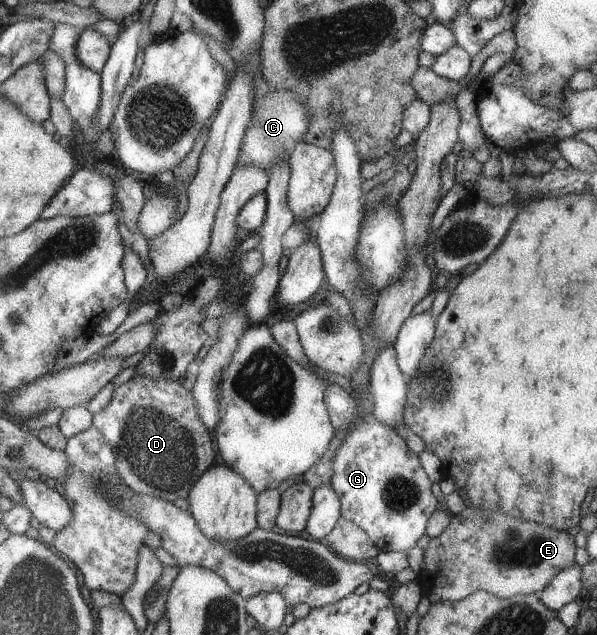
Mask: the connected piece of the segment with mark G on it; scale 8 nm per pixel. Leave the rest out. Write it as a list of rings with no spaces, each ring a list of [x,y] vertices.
[[[373,413],[355,424],[343,448],[339,448],[331,484],[341,499],[342,517],[363,528],[381,551],[410,551],[426,534],[429,519],[439,506],[431,488],[431,480],[421,466],[419,453],[413,452],[407,441],[395,432],[395,428]]]

